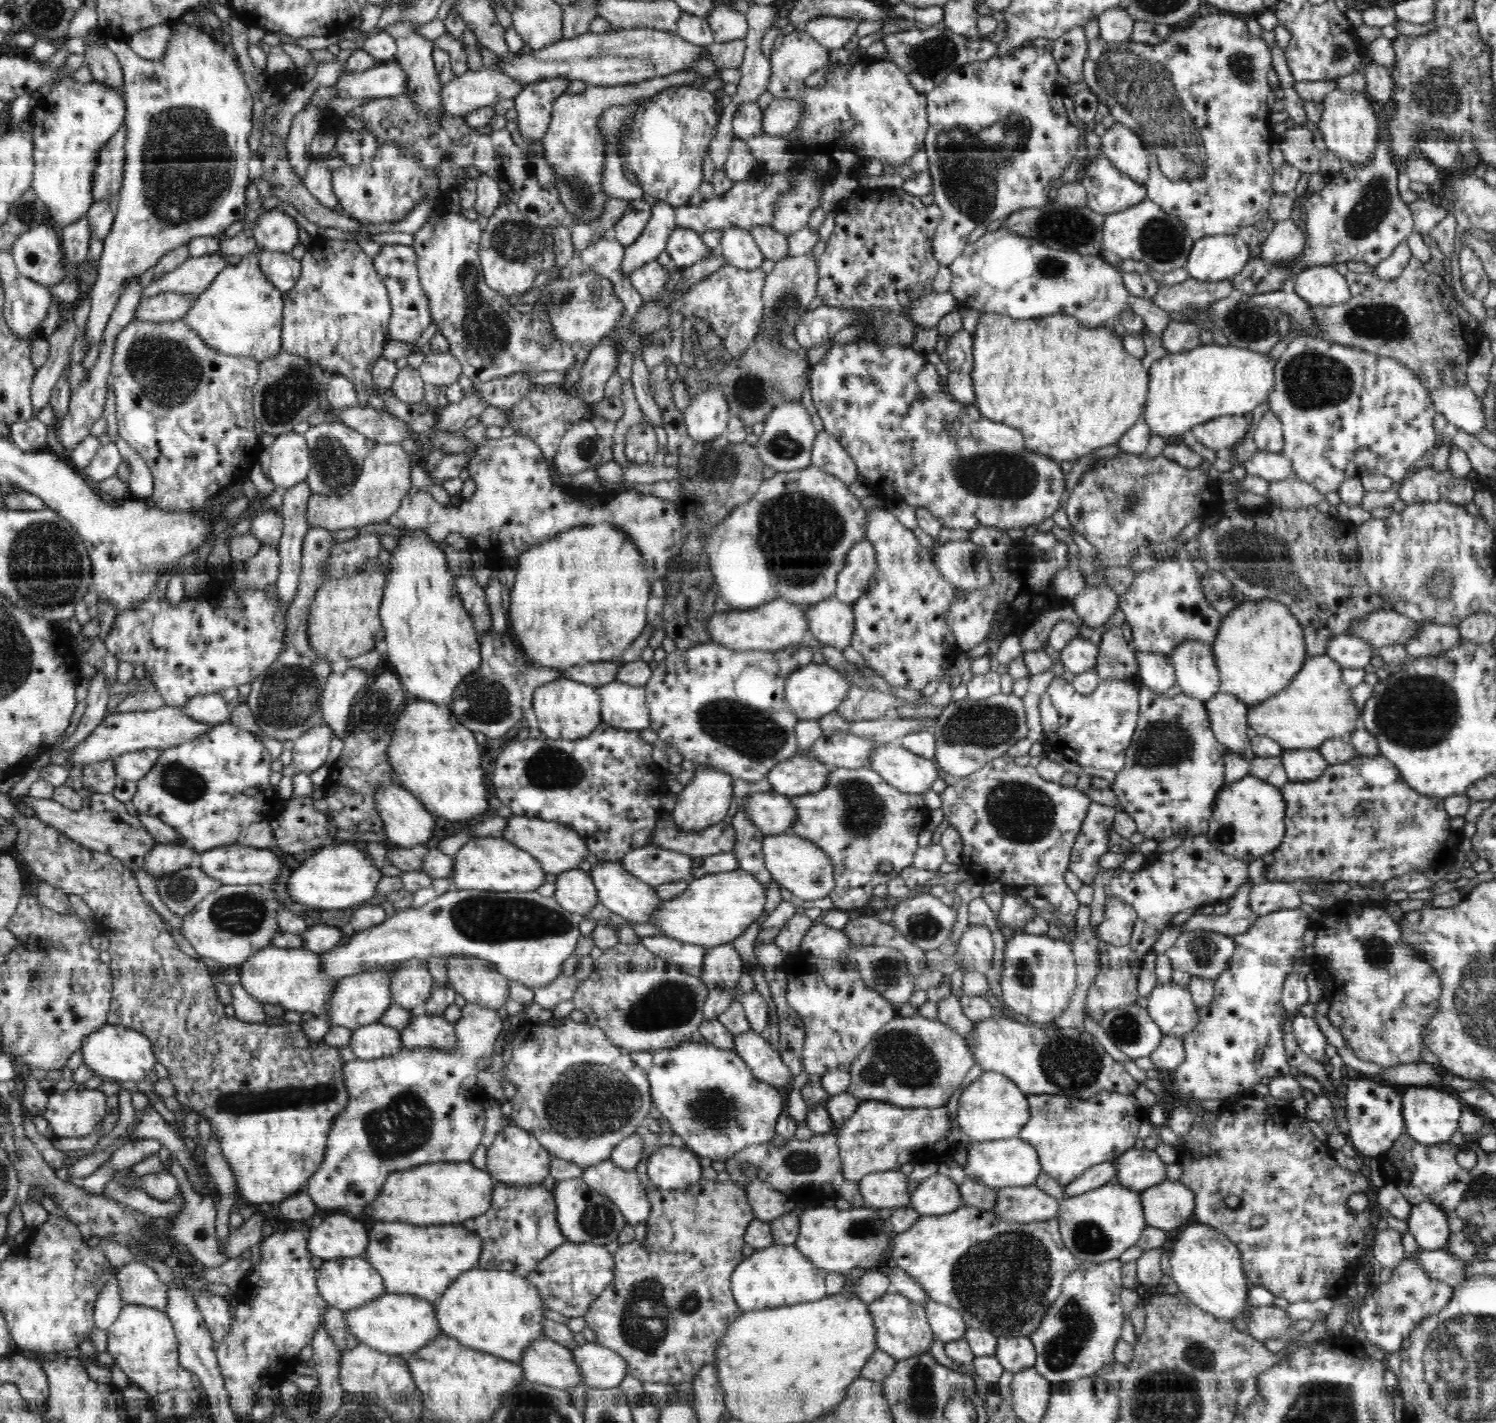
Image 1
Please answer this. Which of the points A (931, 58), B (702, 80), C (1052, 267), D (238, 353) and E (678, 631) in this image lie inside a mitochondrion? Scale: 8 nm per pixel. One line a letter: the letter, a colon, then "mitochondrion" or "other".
A: mitochondrion
B: other
C: mitochondrion
D: other
E: other

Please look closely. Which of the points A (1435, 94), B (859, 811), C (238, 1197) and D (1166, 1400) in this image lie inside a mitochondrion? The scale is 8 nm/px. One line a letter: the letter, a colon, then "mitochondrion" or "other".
A: mitochondrion
B: mitochondrion
C: other
D: mitochondrion

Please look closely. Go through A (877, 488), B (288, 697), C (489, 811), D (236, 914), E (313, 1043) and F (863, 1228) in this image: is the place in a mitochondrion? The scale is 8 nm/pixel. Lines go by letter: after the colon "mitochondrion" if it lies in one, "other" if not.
A: other
B: mitochondrion
C: other
D: mitochondrion
E: other
F: mitochondrion

